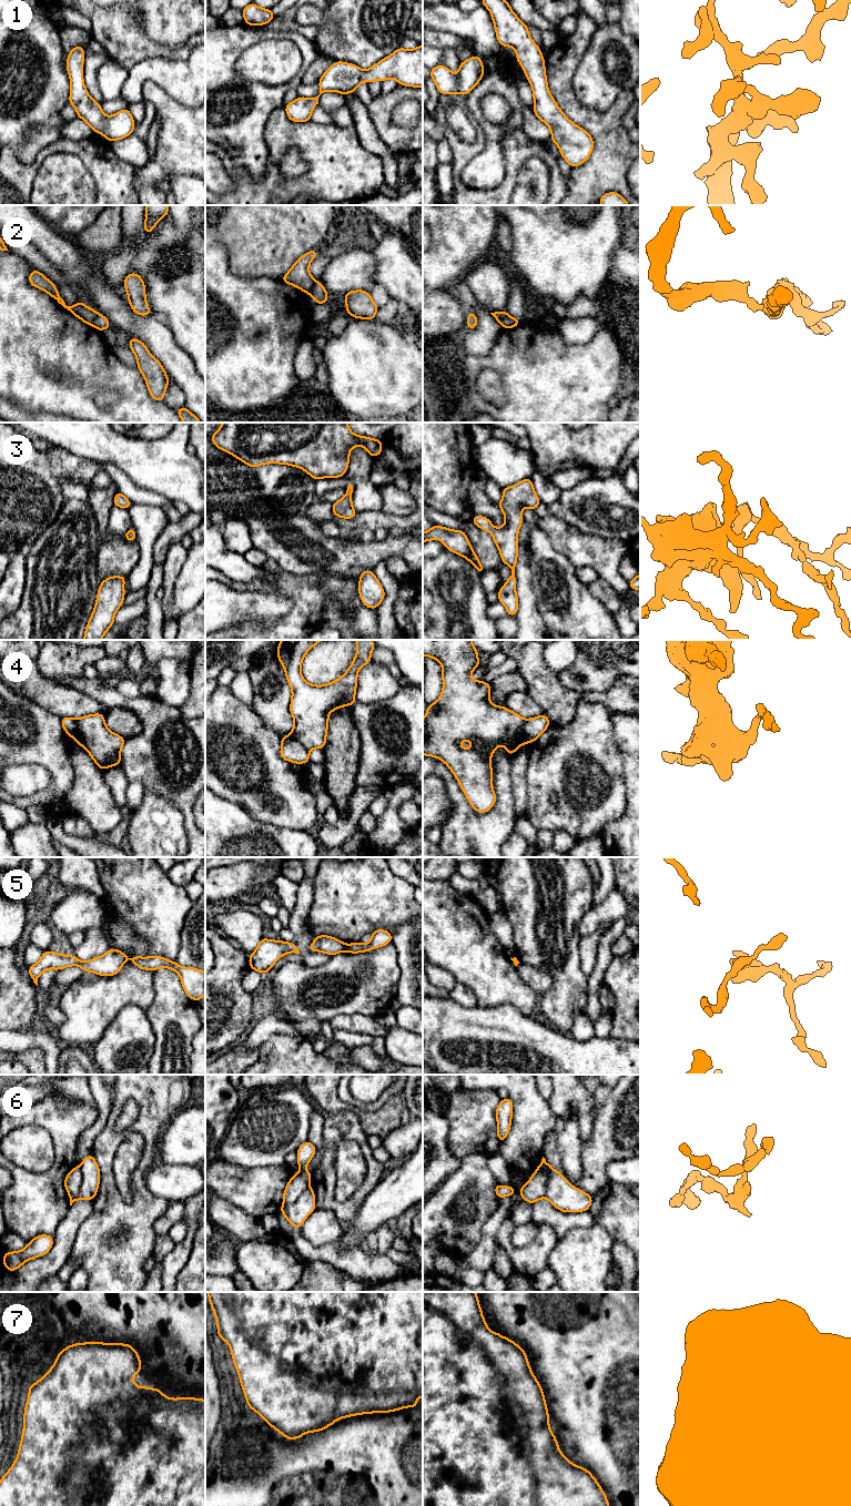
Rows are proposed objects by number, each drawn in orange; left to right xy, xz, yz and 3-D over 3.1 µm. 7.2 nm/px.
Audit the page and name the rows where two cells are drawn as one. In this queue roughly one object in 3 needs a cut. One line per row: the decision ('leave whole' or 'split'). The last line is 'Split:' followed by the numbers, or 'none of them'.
1: leave whole
2: split
3: leave whole
4: split
5: split
6: split
7: leave whole
Split: 2, 4, 5, 6

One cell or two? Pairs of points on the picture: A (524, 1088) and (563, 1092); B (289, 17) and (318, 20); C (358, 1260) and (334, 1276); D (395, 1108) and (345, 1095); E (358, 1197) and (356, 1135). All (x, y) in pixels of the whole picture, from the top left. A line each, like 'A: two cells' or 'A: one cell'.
A: two cells
B: two cells
C: two cells
D: two cells
E: one cell

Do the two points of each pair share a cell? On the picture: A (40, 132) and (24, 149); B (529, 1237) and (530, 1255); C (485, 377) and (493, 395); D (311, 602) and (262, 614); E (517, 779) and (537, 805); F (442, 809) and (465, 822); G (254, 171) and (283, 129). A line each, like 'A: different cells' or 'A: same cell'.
A: same cell
B: different cells
C: same cell
D: different cells
E: different cells
F: different cells
G: different cells

